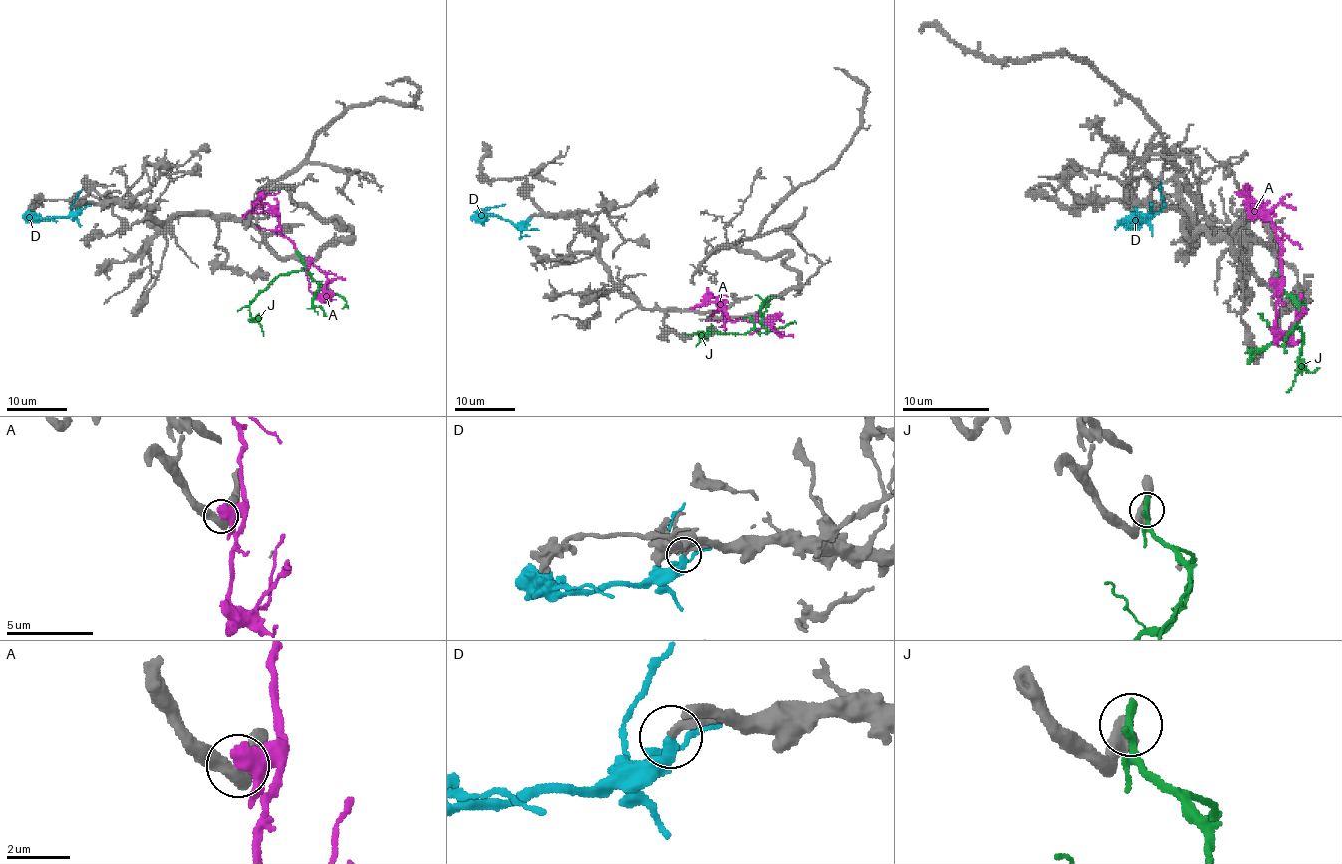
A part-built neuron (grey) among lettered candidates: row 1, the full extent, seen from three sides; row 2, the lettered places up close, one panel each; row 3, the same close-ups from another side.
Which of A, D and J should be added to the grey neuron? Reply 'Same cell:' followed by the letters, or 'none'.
Same cell: A, D

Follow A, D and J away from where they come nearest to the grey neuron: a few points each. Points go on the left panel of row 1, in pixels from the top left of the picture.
A: (312, 261), (302, 257), (283, 234), (280, 221), (269, 210), (262, 208), (262, 201), (268, 195), (280, 192)
D: (81, 207), (66, 216), (37, 217), (57, 221)
J: (299, 255), (305, 264), (301, 271), (280, 274), (251, 302), (251, 316), (263, 336)

